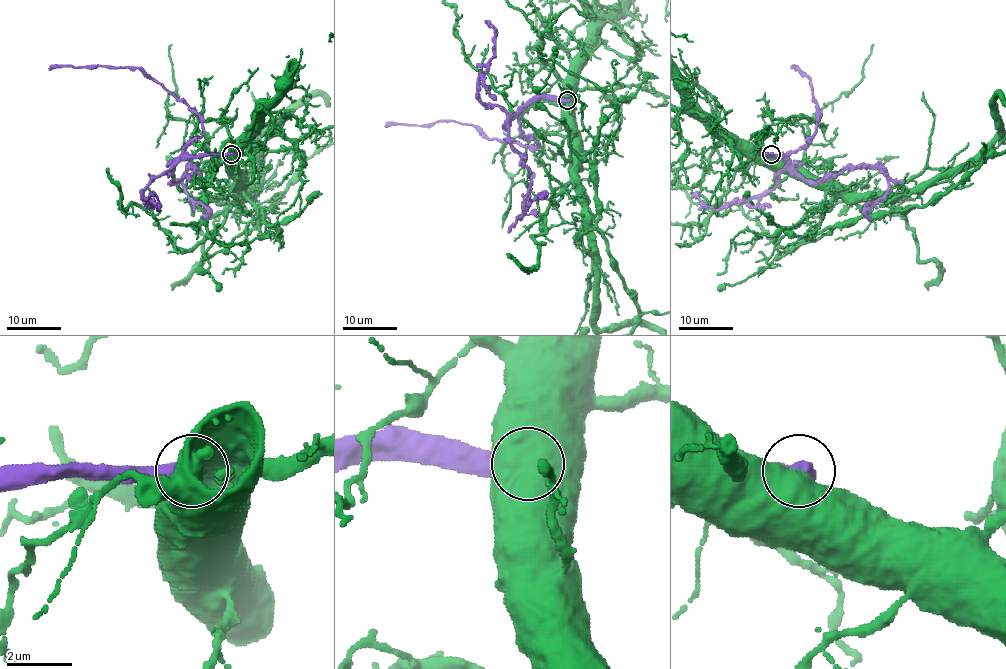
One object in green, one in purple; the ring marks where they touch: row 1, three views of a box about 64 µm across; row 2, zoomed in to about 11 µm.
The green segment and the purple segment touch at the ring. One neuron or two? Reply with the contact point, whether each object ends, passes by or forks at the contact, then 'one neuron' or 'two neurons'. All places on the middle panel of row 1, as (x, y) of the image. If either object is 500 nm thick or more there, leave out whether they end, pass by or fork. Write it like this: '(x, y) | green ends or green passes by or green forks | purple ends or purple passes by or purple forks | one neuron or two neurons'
(567, 100) | two neurons

